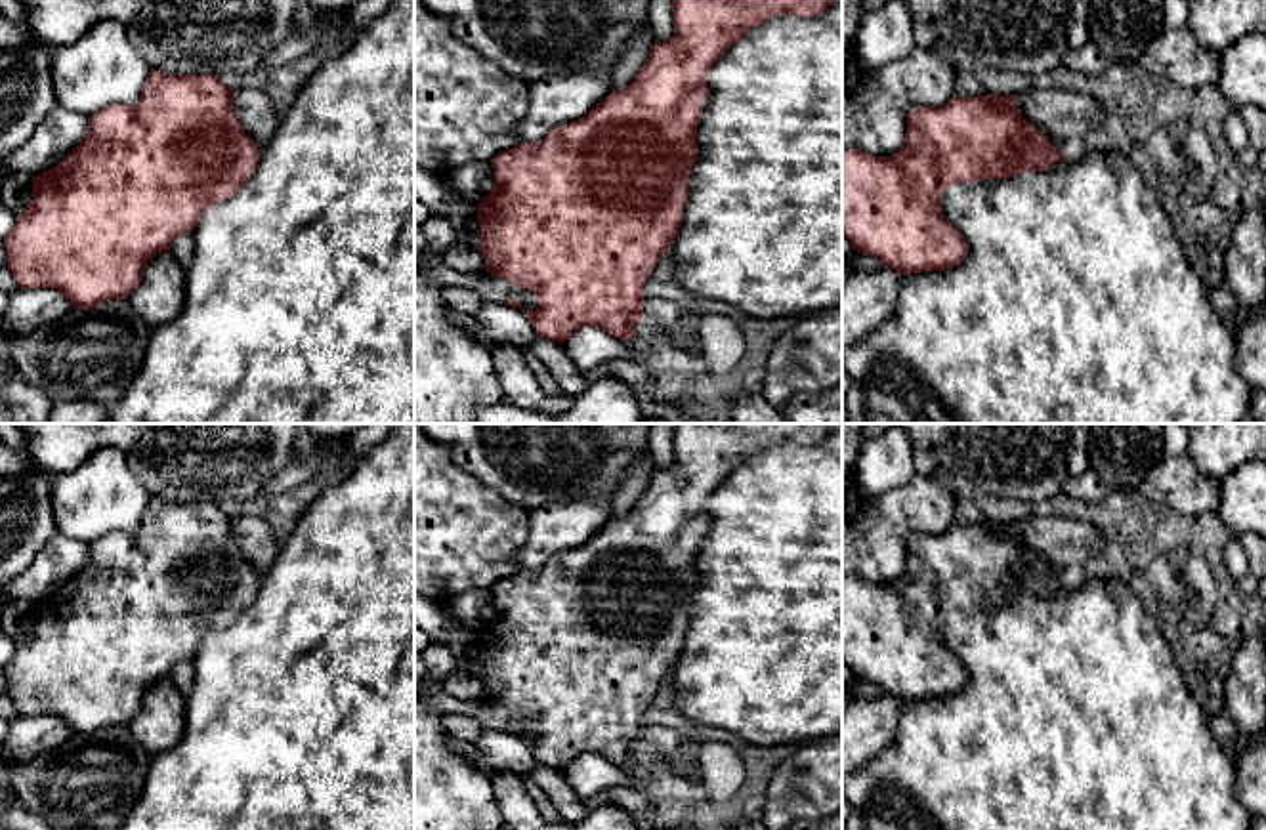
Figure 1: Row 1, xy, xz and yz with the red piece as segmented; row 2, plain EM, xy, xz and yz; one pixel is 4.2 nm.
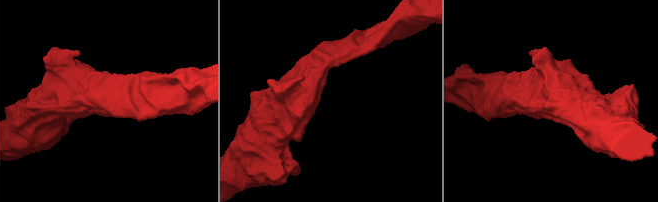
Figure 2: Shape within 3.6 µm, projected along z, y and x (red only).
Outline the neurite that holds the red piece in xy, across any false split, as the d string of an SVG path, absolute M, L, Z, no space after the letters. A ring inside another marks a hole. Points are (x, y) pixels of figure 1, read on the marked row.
M153 69L136 105L109 105L88 116L88 122L86 137L57 166L32 177L32 200L25 214L15 218L13 231L4 239L8 269L17 288L55 288L71 300L76 309L94 309L101 301L126 300L132 296L141 282L145 265L162 250L170 250L179 235L193 233L200 216L212 204L233 197L254 176L260 162L260 145L244 134L235 114L233 88L225 86L222 76L214 74L168 74Z

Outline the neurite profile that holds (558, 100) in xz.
M567 73L529 84L529 107L516 126L519 143L538 143L554 128L590 113L611 93L611 73Z

